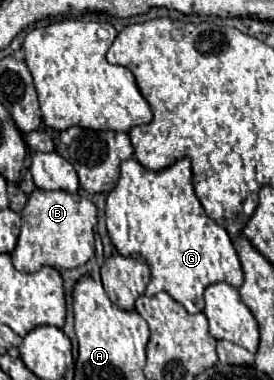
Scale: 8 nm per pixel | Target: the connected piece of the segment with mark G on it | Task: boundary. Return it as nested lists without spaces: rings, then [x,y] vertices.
[[[136,158],[122,162],[122,174],[116,188],[106,198],[106,226],[112,244],[122,256],[142,256],[142,260],[150,266],[152,278],[146,286],[146,296],[156,296],[158,292],[168,292],[176,302],[180,302],[190,314],[198,314],[204,310],[204,290],[216,282],[228,282],[234,288],[240,288],[244,282],[242,266],[234,244],[228,232],[218,226],[212,218],[206,216],[200,200],[194,194],[192,184],[192,168],[190,160],[182,158],[176,164],[152,172],[144,168]]]

